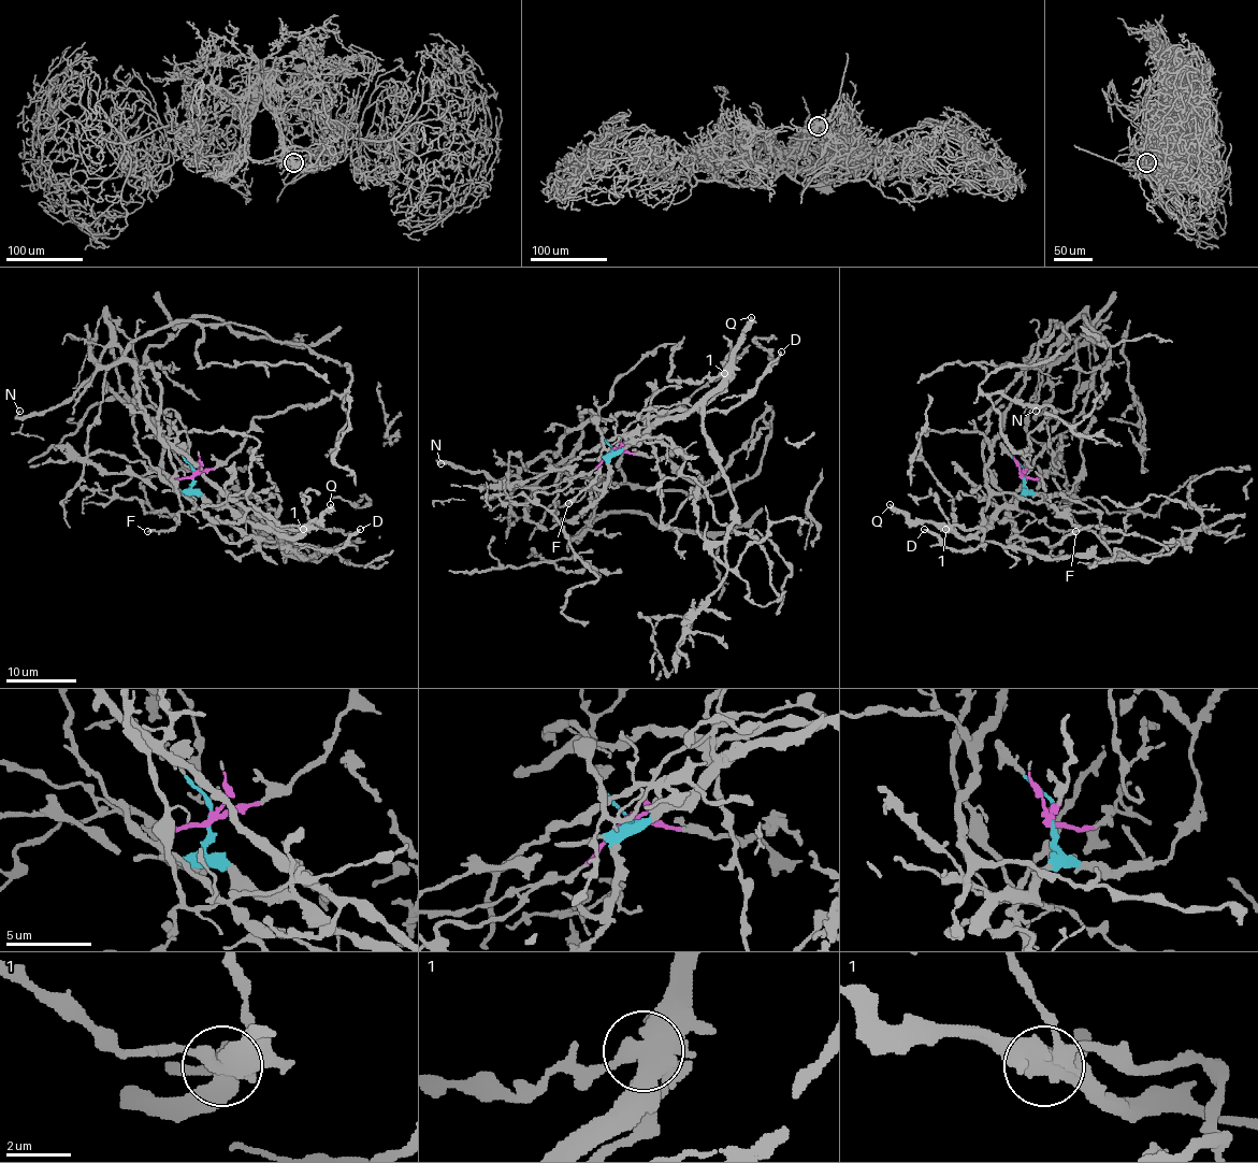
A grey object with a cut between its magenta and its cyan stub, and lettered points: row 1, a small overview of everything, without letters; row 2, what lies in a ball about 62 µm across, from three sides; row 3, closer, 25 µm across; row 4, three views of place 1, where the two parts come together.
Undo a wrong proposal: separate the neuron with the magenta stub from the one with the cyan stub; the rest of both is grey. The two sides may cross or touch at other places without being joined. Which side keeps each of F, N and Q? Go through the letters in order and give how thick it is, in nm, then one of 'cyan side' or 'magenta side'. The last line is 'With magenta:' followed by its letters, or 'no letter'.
F: 300 nm | magenta side
N: 110 nm | magenta side
Q: 280 nm | cyan side
With magenta: F, N

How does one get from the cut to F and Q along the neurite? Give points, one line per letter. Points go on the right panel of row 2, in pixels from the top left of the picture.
F: (1022, 475), (1039, 478), (1060, 458), (1027, 431), (1044, 358), (991, 412), (983, 461), (1010, 505), (1076, 531)
Q: (1022, 475), (1024, 491), (1013, 505), (1007, 505), (983, 528), (966, 536), (912, 520), (888, 505)

